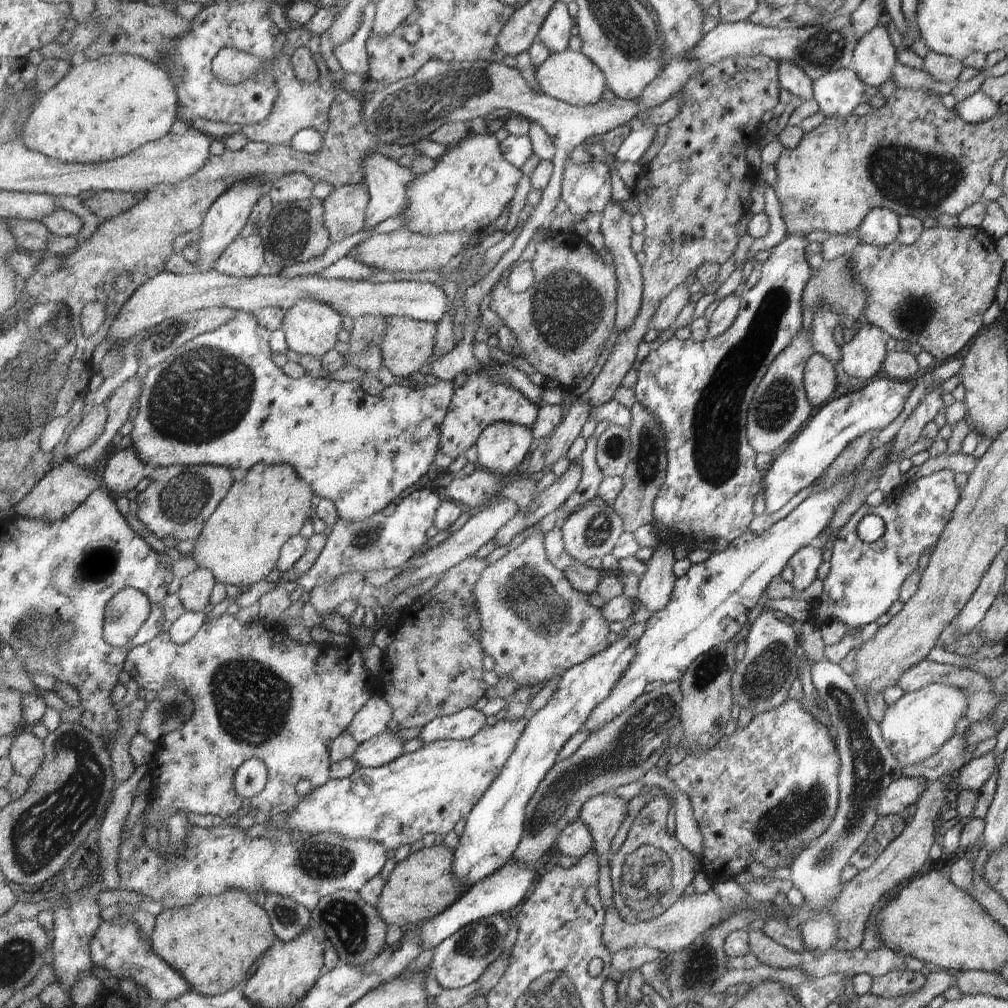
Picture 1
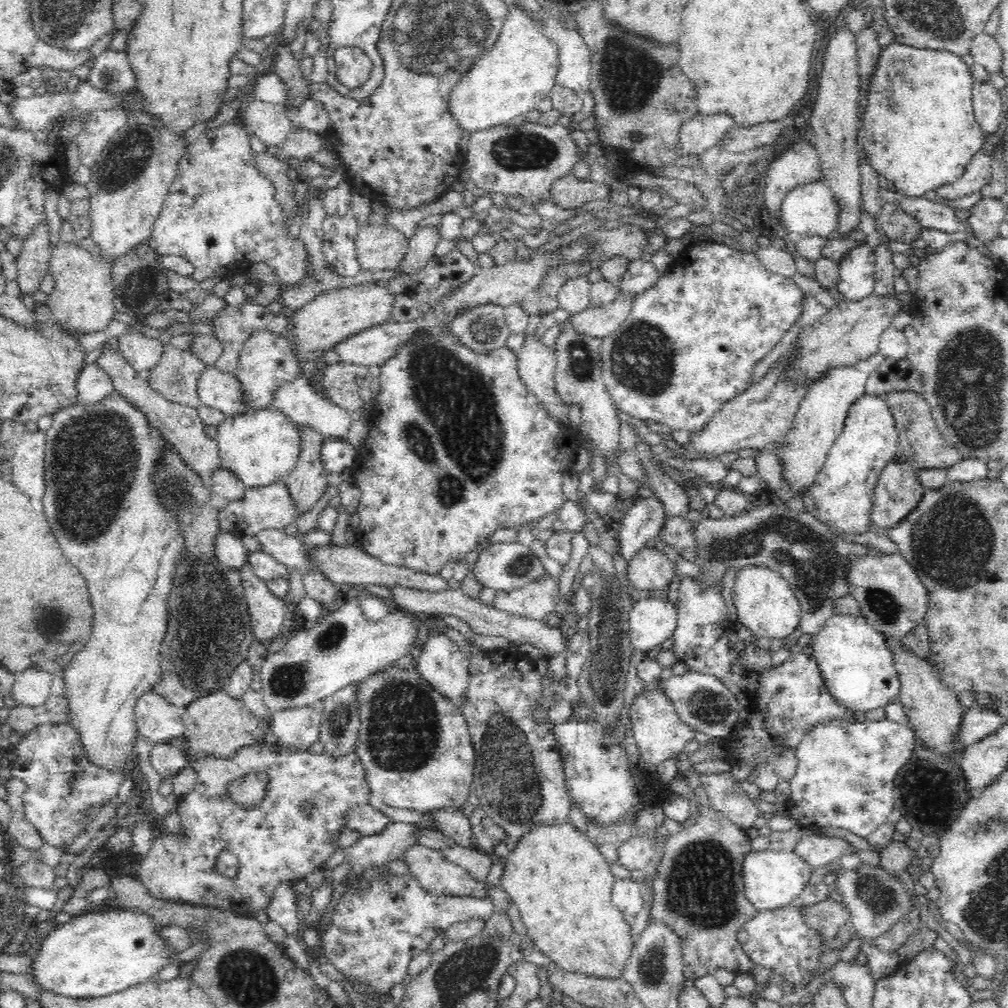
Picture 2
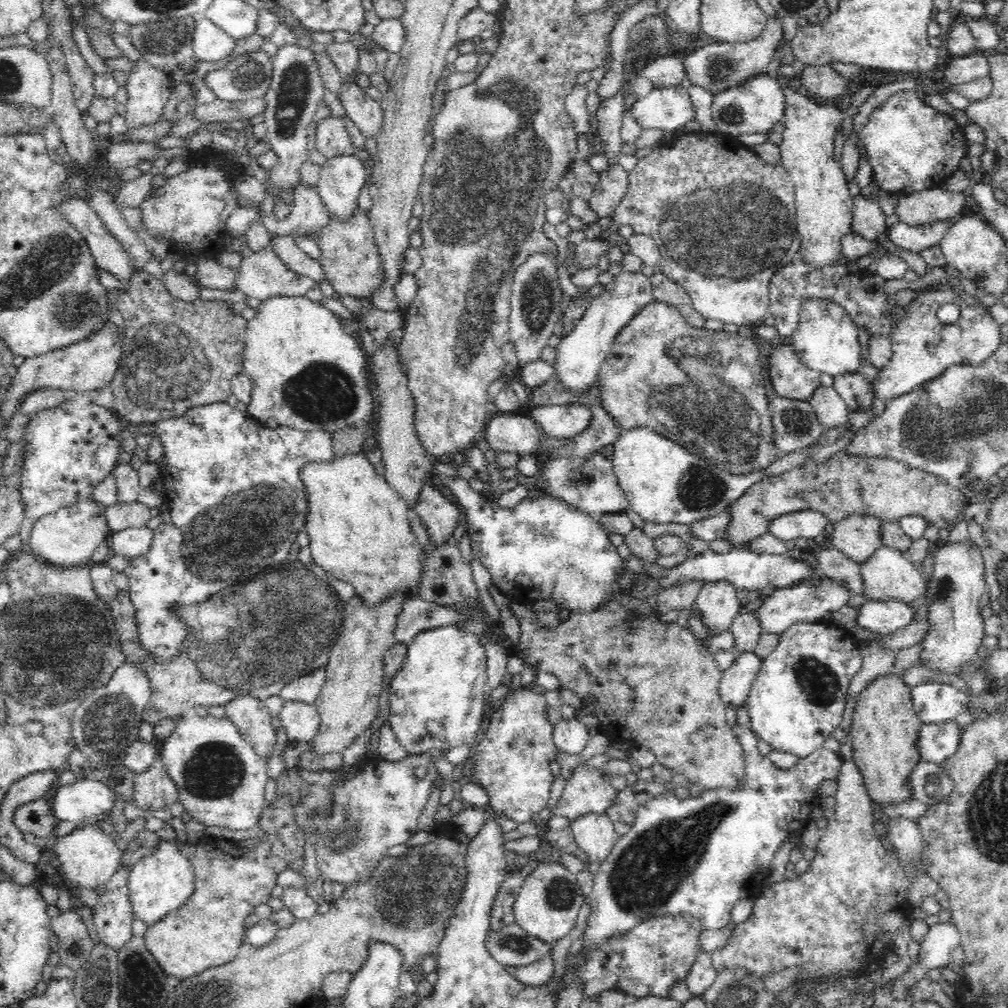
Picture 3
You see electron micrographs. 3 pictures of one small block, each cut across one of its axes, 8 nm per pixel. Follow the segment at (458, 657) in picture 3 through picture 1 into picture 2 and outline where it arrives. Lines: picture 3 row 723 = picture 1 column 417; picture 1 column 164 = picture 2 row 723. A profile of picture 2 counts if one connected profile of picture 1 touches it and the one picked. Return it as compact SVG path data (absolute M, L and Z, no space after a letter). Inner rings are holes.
M413 665L406 669L392 666L358 685L362 726L355 751L366 767L366 777L374 797L386 806L423 813L442 807L461 808L466 804L472 791L476 750L460 707L442 698Z

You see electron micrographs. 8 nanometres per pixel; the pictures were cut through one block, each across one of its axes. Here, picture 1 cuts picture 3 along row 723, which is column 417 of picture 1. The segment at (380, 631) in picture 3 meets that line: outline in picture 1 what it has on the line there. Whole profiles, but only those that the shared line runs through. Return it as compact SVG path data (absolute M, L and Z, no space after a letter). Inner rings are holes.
M410 316L389 317L389 332L383 340L384 366L395 376L406 378L419 372L435 353L438 323L419 321Z

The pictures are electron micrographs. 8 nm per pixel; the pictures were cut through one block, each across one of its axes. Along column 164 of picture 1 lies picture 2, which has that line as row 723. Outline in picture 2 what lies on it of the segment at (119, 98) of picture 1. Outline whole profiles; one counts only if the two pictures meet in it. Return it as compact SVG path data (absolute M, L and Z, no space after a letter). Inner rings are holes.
M116 391L114 394L100 400L100 402L77 403L76 405L57 410L52 415L52 426L45 432L45 438L44 512L46 512L46 518L48 518L54 534L56 534L56 540L60 542L60 548L64 550L68 560L88 580L88 590L90 590L90 598L92 598L92 606L94 606L94 626L92 626L88 642L72 657L72 660L61 672L64 678L64 692L62 695L66 697L67 705L69 706L69 723L78 733L79 741L83 748L83 758L96 768L109 770L110 772L119 770L126 778L130 777L132 772L136 772L136 764L138 764L136 736L138 736L139 730L134 708L136 708L138 700L144 694L152 692L158 685L162 684L162 667L160 666L162 655L160 650L165 642L168 622L170 622L168 600L170 600L172 590L176 588L174 582L176 582L178 564L188 554L186 533L182 530L181 519L163 502L163 498L158 492L161 488L157 482L157 473L162 468L162 458L166 454L170 454L168 450L171 450L172 446L161 430L151 426L148 416L140 406L133 404L125 395Z

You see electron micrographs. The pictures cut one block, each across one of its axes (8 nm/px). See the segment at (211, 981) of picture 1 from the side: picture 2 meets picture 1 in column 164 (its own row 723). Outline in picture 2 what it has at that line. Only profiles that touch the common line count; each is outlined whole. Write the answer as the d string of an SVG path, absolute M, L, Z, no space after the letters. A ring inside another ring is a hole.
M889 643L889 646L894 653L894 665L900 673L901 690L897 700L904 707L908 724L912 727L916 737L922 740L926 747L959 757L953 746L953 738L958 732L965 709L957 701L957 693L948 690L948 687L941 681L941 674L929 660L914 656L902 647L902 643Z

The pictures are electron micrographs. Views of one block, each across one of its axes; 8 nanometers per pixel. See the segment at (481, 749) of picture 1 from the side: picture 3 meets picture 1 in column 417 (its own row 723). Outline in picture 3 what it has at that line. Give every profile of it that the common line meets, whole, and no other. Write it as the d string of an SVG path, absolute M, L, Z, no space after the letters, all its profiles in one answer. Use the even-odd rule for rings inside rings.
M830 620L821 622L796 622L779 636L774 652L769 654L758 671L750 689L747 711L751 729L772 749L806 758L832 736L840 726L846 704L846 690L862 668L860 639Z

